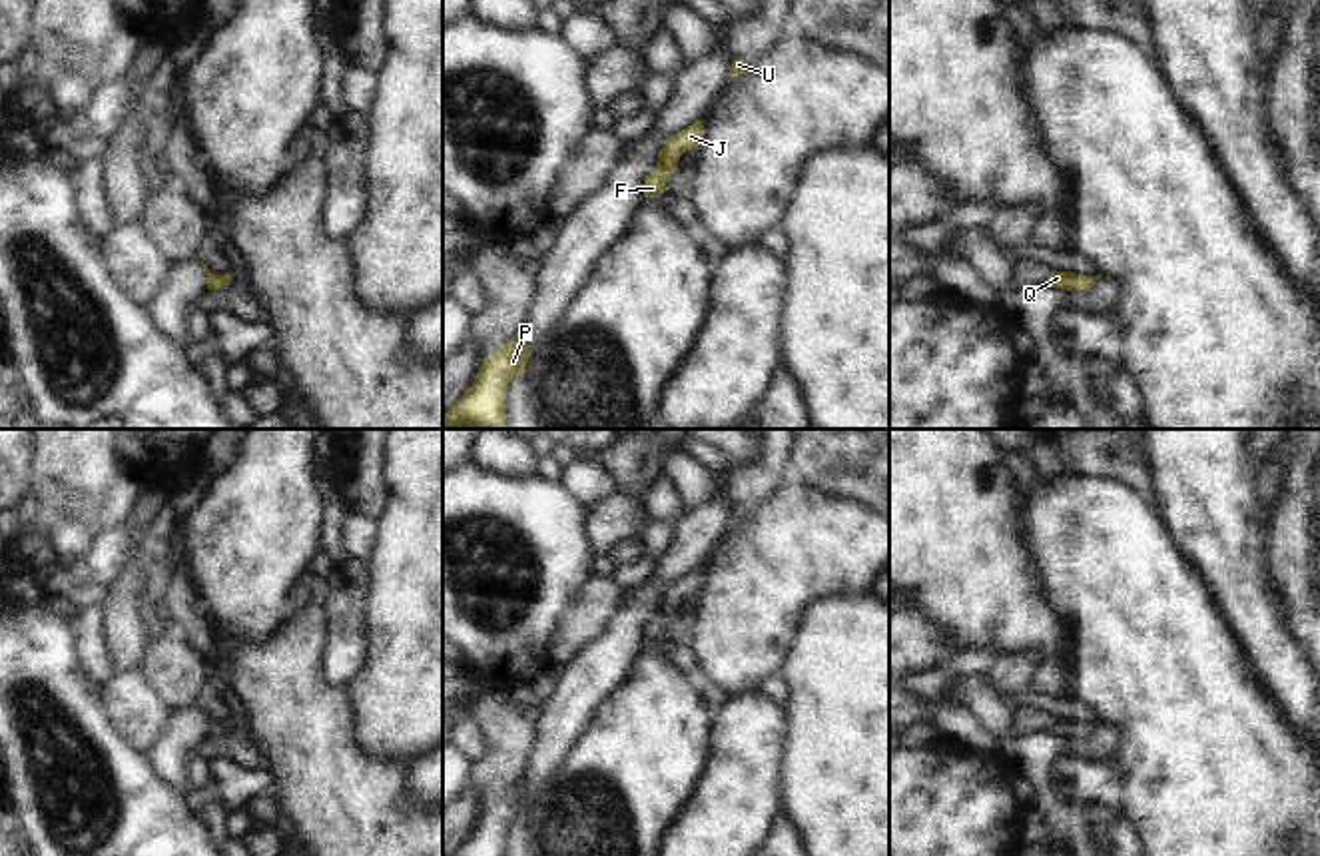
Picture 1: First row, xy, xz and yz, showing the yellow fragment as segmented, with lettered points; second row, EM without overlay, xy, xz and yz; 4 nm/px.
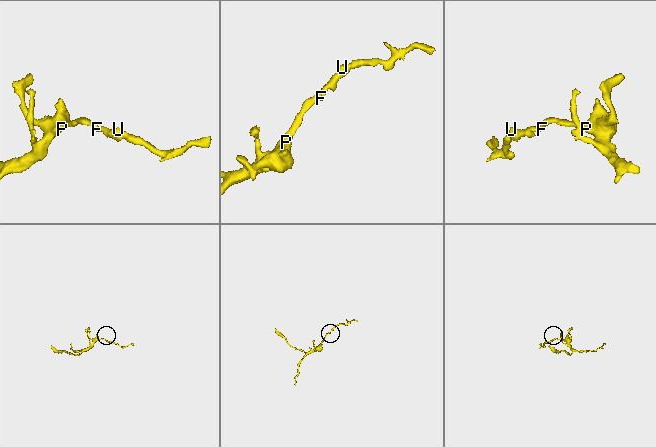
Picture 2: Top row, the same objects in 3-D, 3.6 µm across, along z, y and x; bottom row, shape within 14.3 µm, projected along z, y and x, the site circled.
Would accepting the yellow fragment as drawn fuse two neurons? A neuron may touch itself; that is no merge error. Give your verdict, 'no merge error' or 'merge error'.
no merge error

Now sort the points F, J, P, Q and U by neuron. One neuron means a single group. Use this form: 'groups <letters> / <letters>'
groups F J P Q U

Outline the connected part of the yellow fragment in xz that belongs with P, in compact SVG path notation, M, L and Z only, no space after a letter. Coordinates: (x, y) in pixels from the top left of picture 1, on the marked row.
M520 327L508 343L483 359L467 393L443 415L443 429L506 429L506 385L530 357Z

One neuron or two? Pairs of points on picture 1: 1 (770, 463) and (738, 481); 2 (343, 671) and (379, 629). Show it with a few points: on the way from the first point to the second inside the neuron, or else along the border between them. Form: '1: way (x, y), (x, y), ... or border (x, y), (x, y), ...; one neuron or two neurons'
1: way (762, 471), (752, 481), (746, 481); one neuron
2: border (367, 595), (365, 663), (345, 685); two neurons

